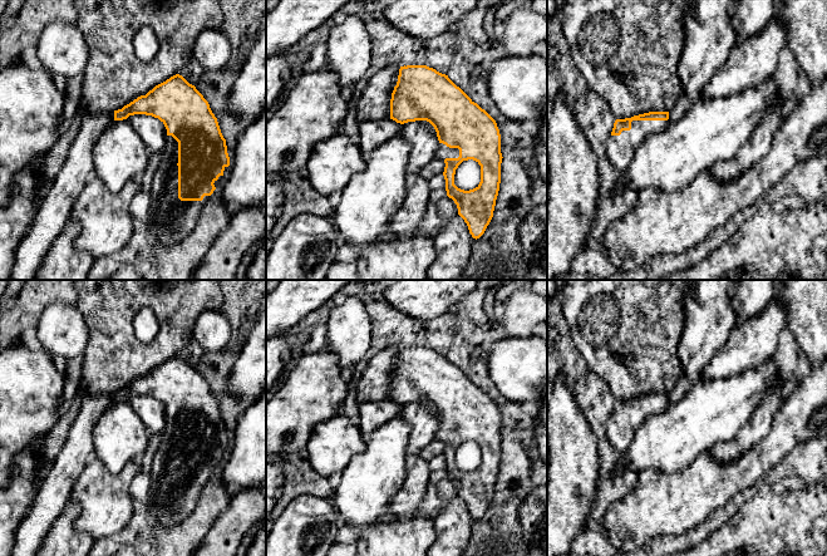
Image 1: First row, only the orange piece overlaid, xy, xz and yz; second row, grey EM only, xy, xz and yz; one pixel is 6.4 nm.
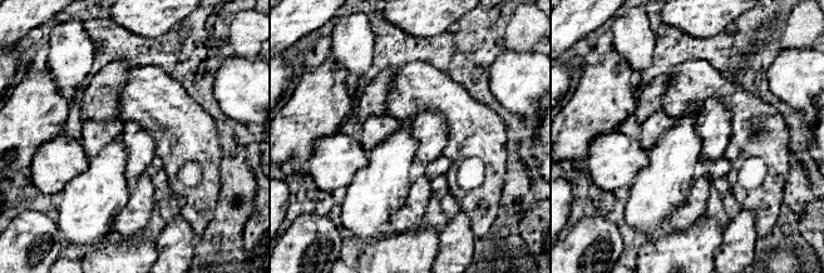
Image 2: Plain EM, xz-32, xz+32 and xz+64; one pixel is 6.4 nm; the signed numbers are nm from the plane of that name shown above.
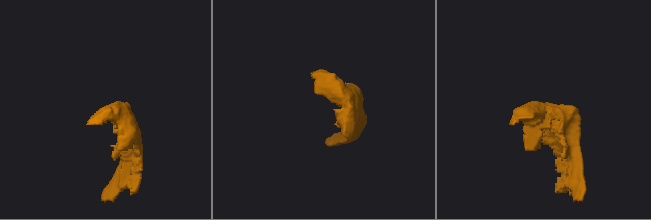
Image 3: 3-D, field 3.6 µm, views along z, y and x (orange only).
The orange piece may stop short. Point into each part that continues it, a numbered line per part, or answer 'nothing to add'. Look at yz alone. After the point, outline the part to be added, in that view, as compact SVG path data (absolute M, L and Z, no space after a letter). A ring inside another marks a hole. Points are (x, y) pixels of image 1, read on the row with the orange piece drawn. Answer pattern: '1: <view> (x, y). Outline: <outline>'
1: yz (620, 149). Outline: M632 120L630 131L620 136L609 136L605 149L611 164L621 173L625 172L634 157L636 146L648 136L664 131L669 120Z

